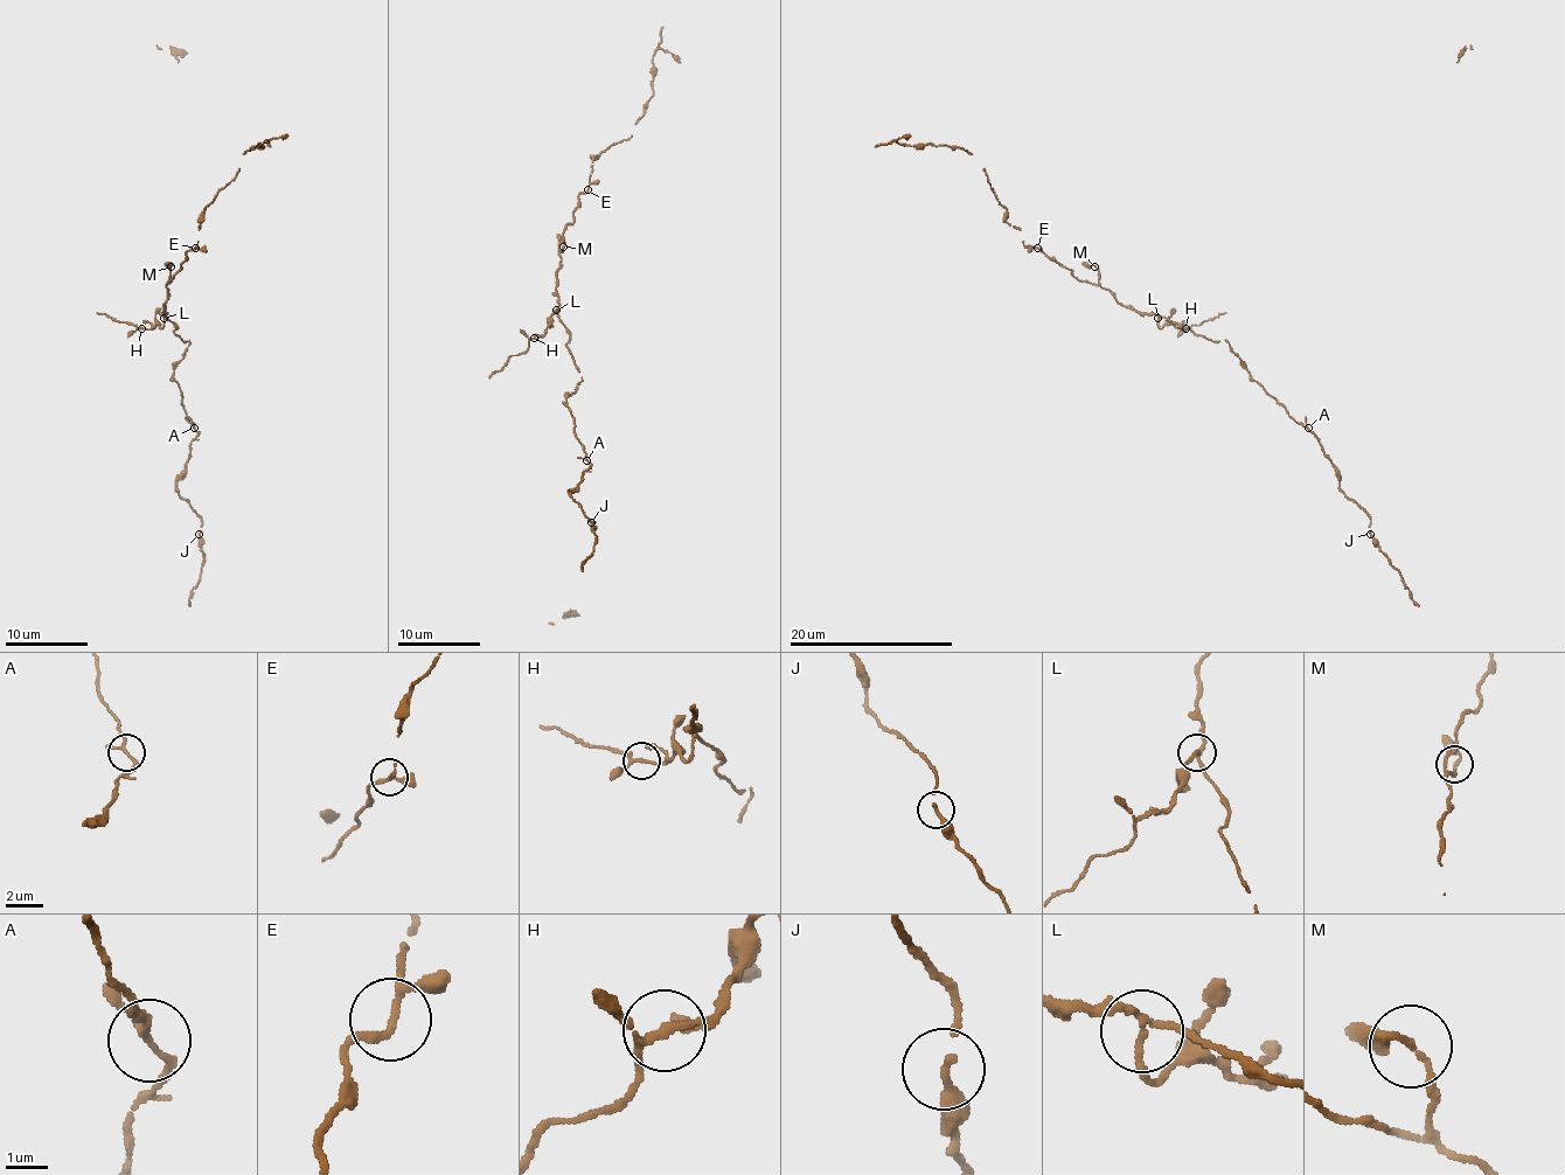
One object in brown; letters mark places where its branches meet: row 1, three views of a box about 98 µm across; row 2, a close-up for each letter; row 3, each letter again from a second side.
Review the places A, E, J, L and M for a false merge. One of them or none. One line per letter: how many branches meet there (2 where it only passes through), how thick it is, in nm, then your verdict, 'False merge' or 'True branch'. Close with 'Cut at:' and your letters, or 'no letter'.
A: Branches: 3. Thickness 140 nm. True branch
E: Branches: 3. Thickness 150 nm. True branch
J: Branches: 2. Thickness 190 nm. True branch
L: Branches: 3. Thickness 160 nm. False merge
M: Branches: 2. Thickness 150 nm. True branch
Cut at: L

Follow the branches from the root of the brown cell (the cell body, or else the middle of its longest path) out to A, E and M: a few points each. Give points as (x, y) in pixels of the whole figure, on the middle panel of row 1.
A: (555, 311), (567, 329), (567, 346), (581, 376), (577, 389), (567, 398), (567, 407), (588, 460)
E: (555, 311), (558, 308), (558, 244), (563, 230), (572, 220), (579, 195), (588, 189)
M: (555, 311), (558, 308), (556, 270), (563, 247)

